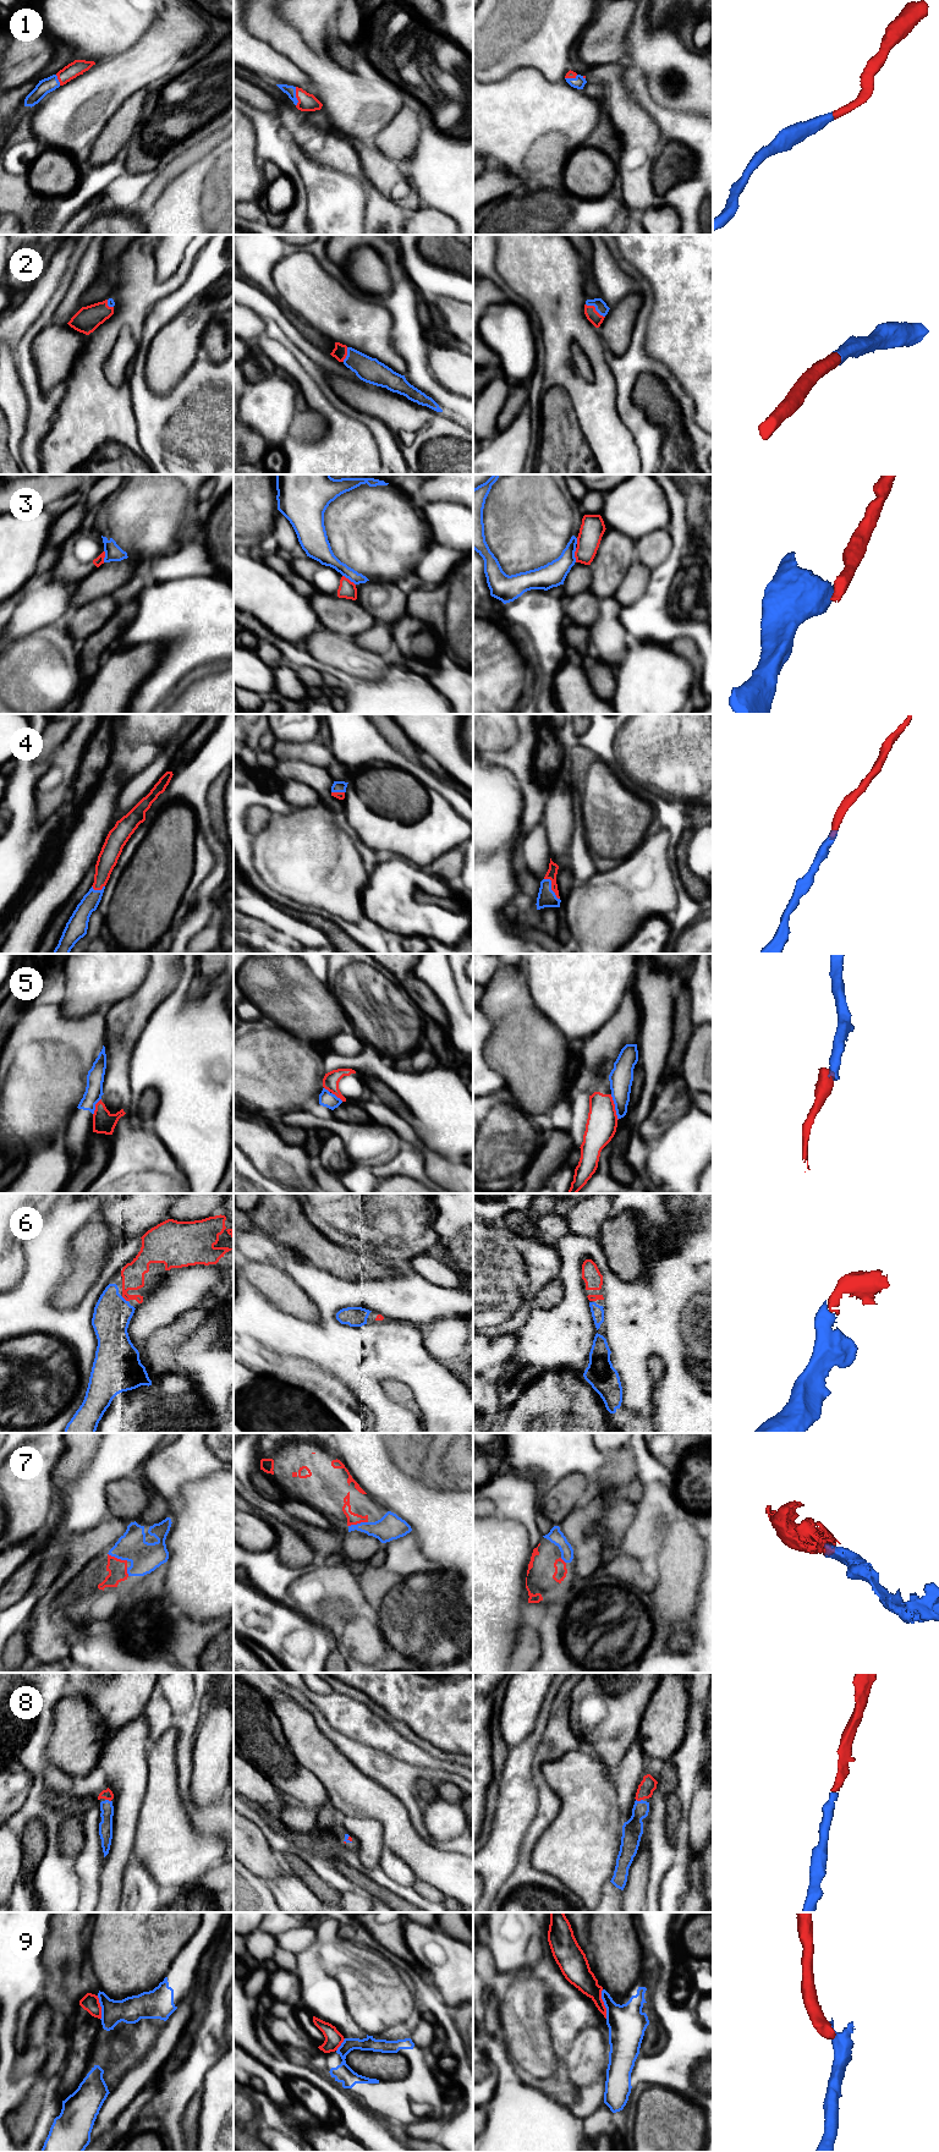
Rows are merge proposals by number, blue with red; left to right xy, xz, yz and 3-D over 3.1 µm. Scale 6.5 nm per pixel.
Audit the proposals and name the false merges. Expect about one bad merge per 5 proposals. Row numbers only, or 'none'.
3, 5, 9

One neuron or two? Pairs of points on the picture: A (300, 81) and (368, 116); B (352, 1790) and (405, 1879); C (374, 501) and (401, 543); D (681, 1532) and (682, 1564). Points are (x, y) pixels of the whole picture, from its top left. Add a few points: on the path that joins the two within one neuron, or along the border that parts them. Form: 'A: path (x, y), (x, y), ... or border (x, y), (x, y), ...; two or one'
A: border (291, 60), (308, 77), (308, 84); two
B: border (385, 1848), (410, 1866); two
C: path (374, 511), (374, 516), (391, 533); one
D: path (682, 1540), (682, 1557); one

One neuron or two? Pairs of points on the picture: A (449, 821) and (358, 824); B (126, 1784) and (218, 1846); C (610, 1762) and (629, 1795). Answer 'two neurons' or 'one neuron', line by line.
A: one neuron
B: two neurons
C: two neurons

